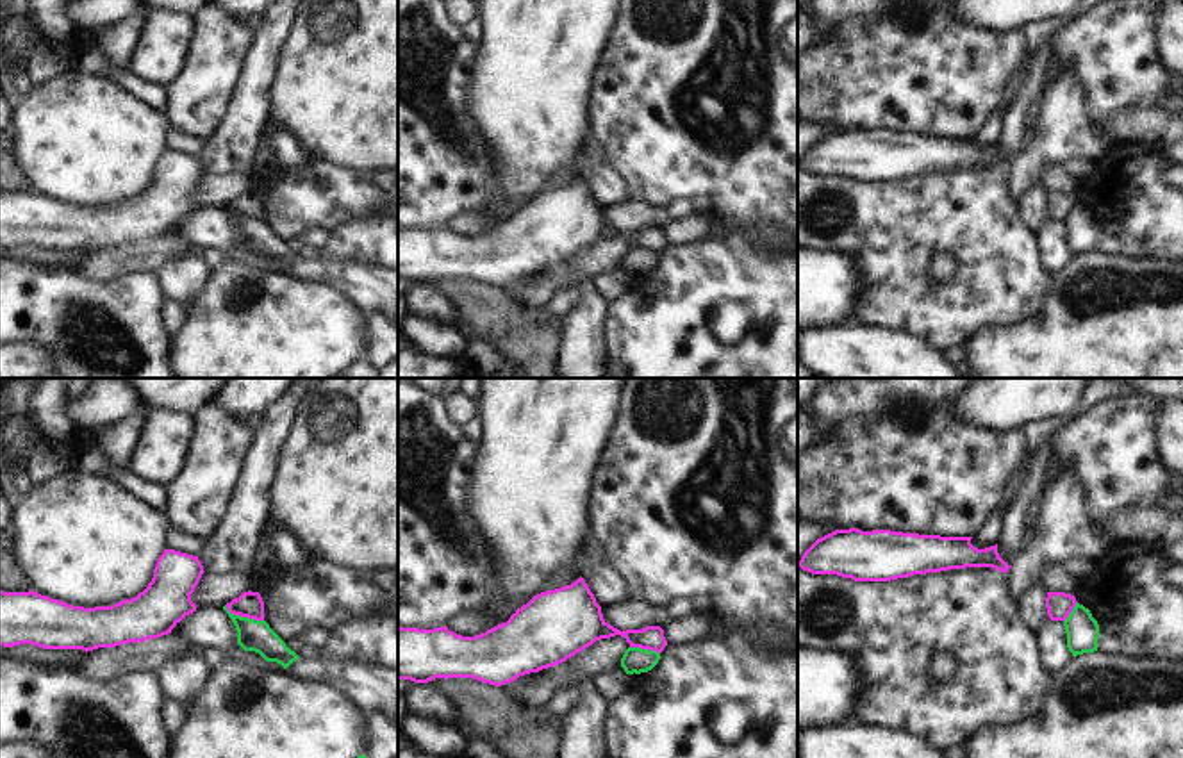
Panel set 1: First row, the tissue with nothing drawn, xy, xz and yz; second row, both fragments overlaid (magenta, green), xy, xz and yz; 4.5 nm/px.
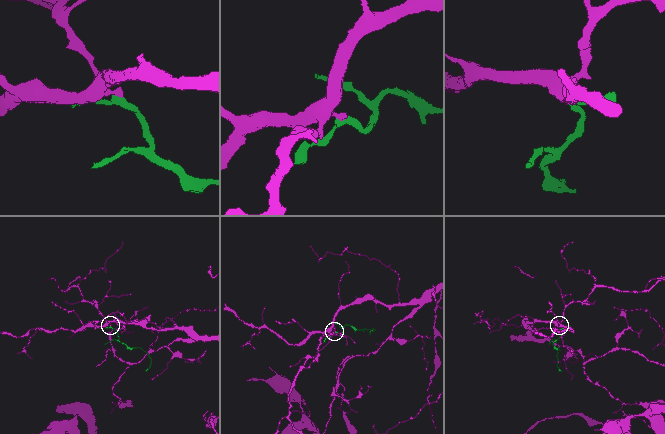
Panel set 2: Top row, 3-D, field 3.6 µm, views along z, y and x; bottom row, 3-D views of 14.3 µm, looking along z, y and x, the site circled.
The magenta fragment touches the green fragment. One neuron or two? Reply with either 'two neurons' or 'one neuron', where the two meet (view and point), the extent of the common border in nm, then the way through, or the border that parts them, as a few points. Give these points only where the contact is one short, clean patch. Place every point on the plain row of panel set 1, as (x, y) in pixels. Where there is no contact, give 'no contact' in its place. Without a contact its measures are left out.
two neurons | xy (243, 216) | 190 nm | along xy (225, 205), (234, 214), (263, 222)

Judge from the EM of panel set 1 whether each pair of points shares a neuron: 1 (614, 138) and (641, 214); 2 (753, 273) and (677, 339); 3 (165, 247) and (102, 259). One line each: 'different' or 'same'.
1: different
2: same
3: same

